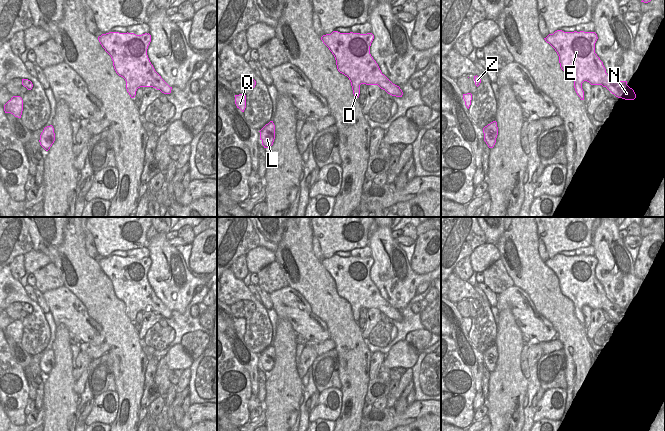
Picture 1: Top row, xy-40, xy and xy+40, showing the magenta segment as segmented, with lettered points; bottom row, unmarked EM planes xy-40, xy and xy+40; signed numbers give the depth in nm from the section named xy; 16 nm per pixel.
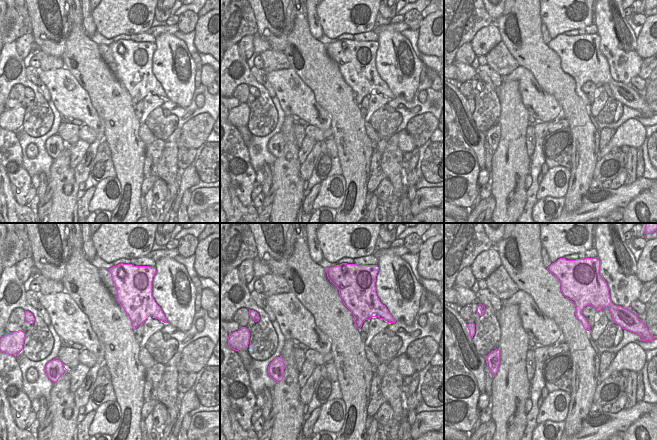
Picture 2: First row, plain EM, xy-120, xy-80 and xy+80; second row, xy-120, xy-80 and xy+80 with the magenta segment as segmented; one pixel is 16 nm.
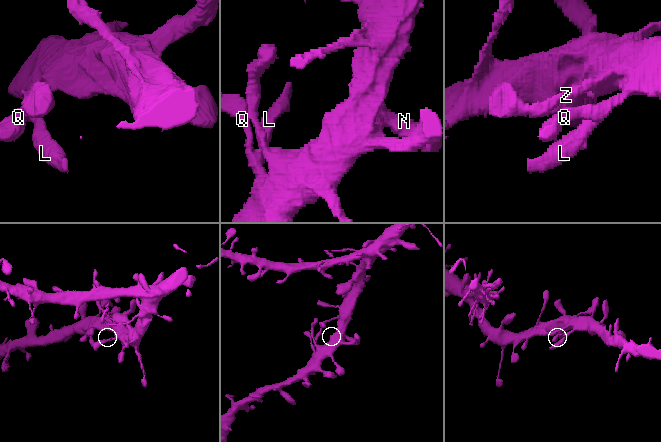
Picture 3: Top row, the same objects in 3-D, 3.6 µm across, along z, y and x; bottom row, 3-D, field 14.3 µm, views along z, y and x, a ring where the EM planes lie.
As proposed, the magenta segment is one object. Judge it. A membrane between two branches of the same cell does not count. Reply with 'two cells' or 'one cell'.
one cell

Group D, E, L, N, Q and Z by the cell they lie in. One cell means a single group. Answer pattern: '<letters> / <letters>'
D E L N Q Z

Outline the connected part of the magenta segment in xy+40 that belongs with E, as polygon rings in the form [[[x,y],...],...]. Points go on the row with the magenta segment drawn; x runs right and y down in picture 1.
[[[557,30],[544,39],[557,52],[561,69],[573,78],[575,91],[581,100],[584,100],[584,81],[591,85],[602,85],[618,98],[636,98],[627,81],[612,79],[606,73],[603,62],[595,53],[595,43],[598,39],[595,32]]]

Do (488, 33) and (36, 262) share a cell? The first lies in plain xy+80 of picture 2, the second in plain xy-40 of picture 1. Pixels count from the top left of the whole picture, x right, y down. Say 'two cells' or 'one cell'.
one cell

